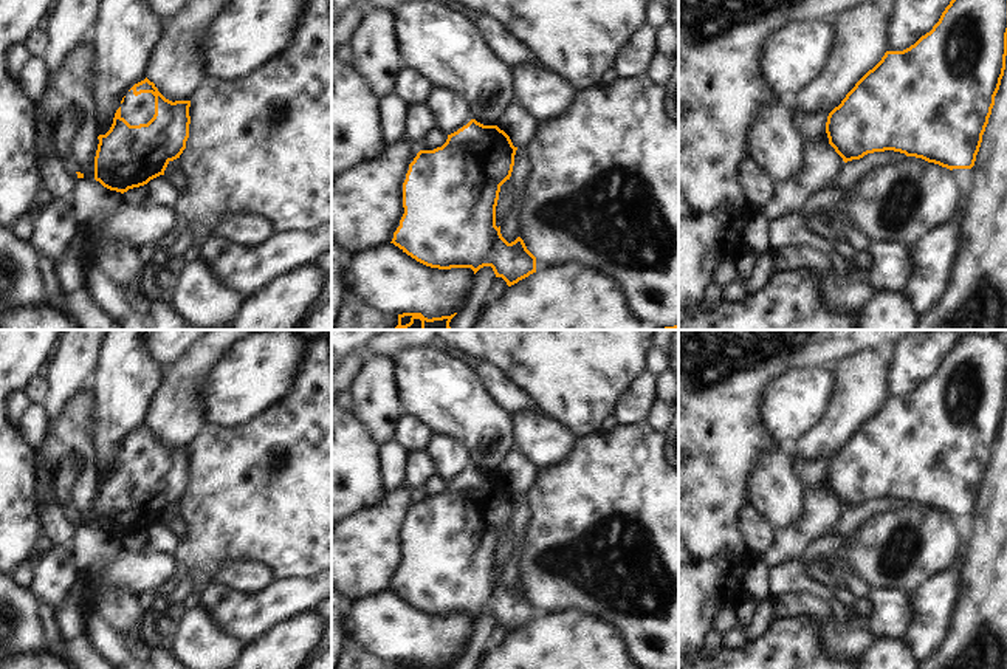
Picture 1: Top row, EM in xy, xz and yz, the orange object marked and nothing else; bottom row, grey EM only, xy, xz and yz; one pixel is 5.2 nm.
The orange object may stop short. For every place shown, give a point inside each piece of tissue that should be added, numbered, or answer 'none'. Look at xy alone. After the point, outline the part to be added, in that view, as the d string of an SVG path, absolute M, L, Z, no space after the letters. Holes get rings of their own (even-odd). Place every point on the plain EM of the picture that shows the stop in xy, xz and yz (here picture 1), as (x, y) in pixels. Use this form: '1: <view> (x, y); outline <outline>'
1: xy (140, 456); outline M133 437L127 438L124 449L121 451L121 465L130 472L147 471L155 461L155 443L152 440L133 441Z

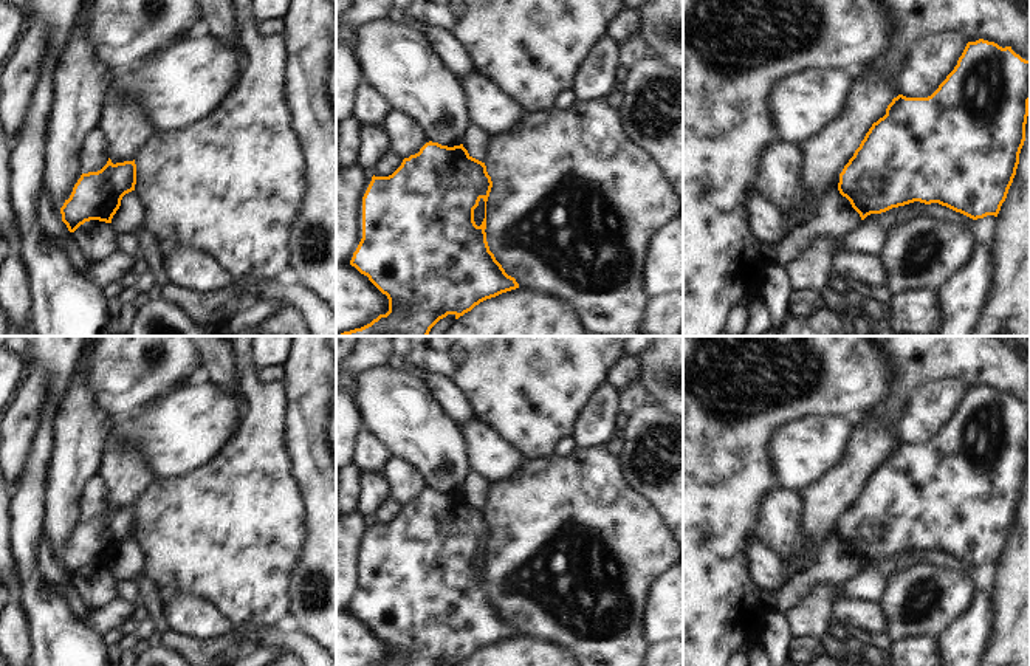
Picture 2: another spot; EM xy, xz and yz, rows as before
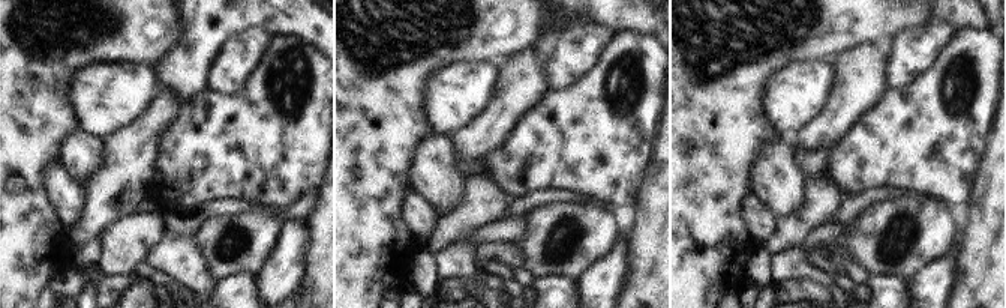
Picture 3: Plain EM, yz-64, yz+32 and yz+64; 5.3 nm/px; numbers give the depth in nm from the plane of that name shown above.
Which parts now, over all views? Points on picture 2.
1: xy (96, 501); outline M99 474L88 486L84 497L84 520L101 517L110 505L110 489L105 479Z

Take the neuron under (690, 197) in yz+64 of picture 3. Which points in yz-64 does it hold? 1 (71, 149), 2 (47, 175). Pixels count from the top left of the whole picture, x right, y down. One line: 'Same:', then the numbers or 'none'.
Same: none

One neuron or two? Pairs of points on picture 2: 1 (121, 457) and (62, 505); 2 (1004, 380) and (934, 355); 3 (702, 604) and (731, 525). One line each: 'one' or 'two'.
1: two
2: one
3: one

